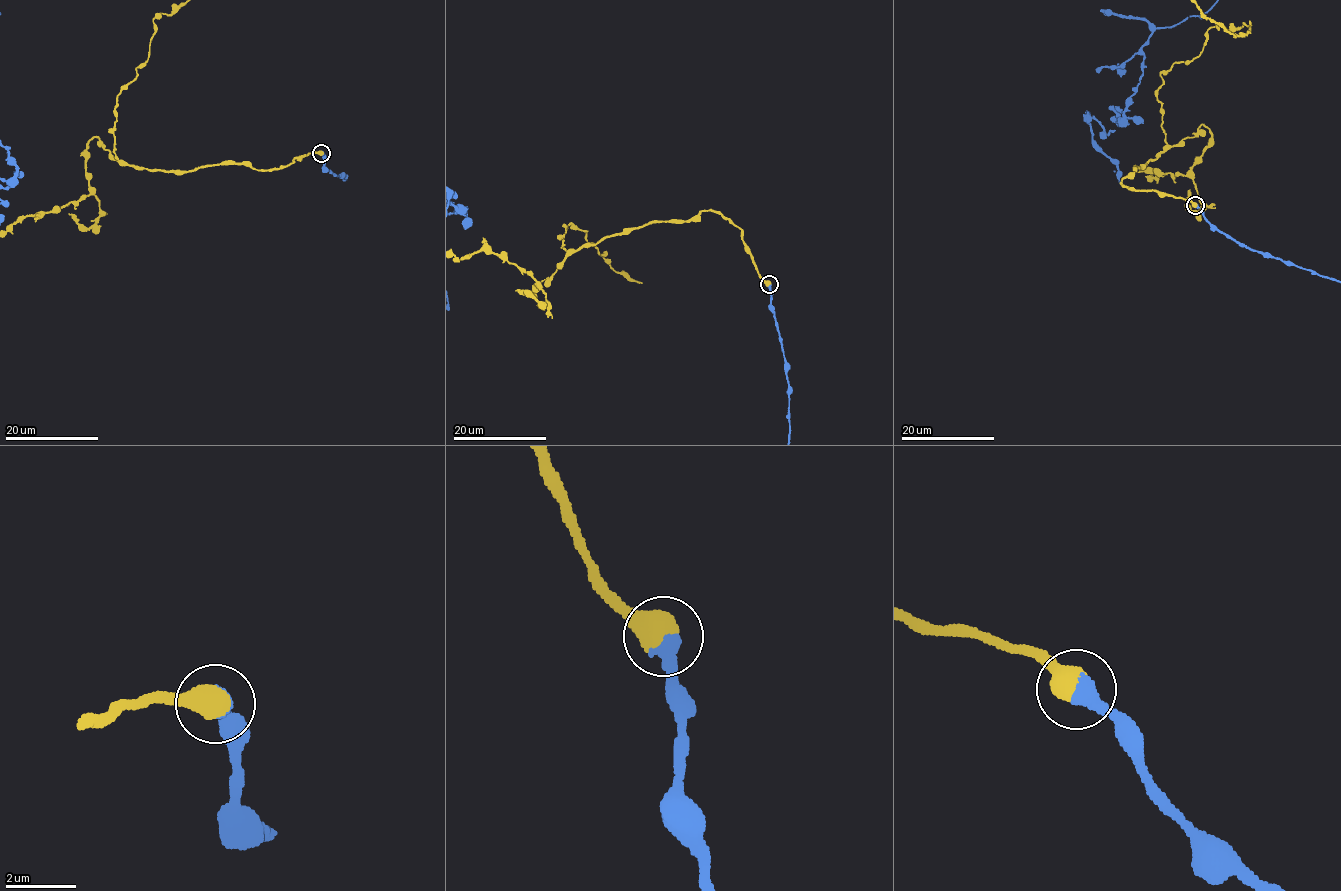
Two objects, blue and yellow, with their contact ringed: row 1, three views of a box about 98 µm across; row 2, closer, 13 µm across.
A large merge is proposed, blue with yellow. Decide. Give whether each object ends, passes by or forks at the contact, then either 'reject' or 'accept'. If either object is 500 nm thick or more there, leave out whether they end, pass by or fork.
accept

